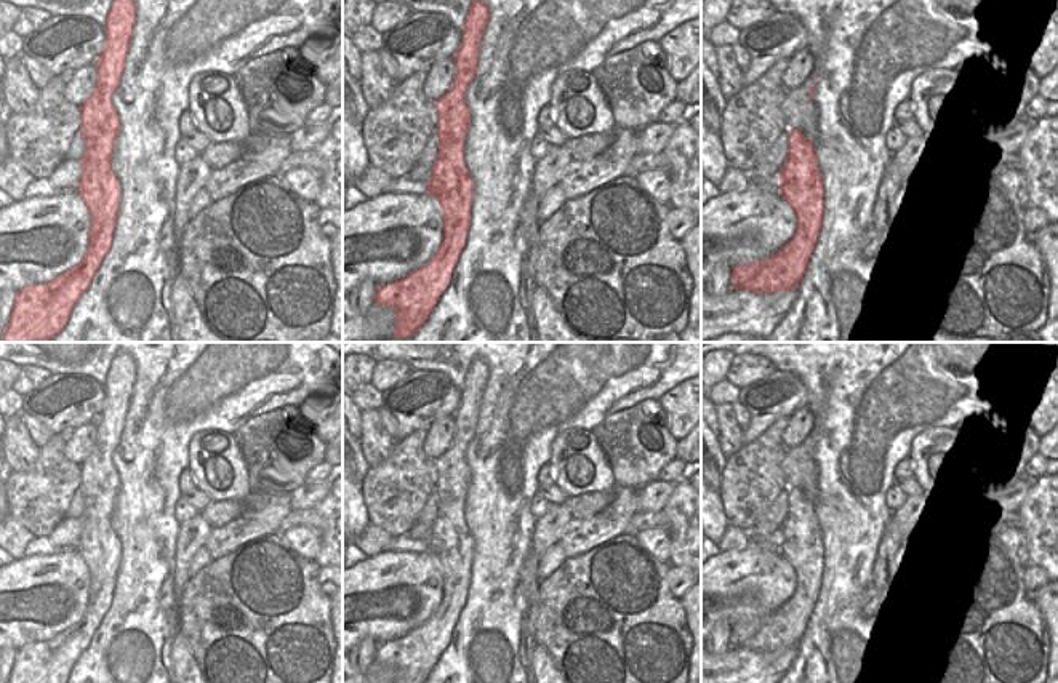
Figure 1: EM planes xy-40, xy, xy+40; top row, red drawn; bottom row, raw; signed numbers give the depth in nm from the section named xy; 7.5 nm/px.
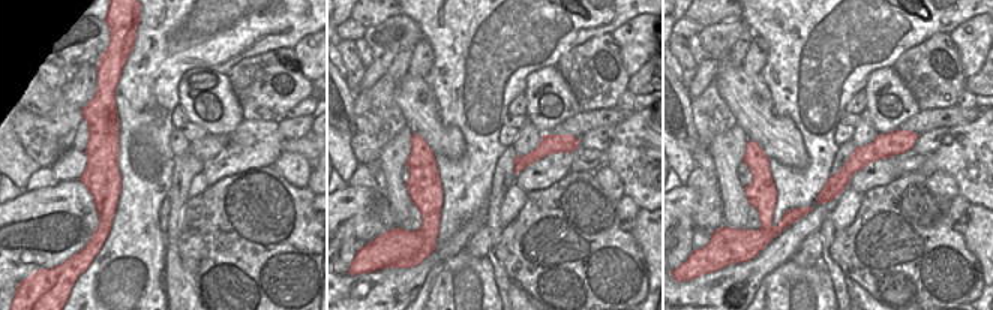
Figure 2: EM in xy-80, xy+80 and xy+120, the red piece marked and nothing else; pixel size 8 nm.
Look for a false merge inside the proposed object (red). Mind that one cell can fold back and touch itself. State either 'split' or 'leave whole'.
split

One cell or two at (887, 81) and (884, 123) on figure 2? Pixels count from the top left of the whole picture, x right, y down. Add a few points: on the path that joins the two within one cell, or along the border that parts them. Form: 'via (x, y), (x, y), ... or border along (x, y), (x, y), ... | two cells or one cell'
via (876, 90), (873, 93), (876, 113) | one cell

